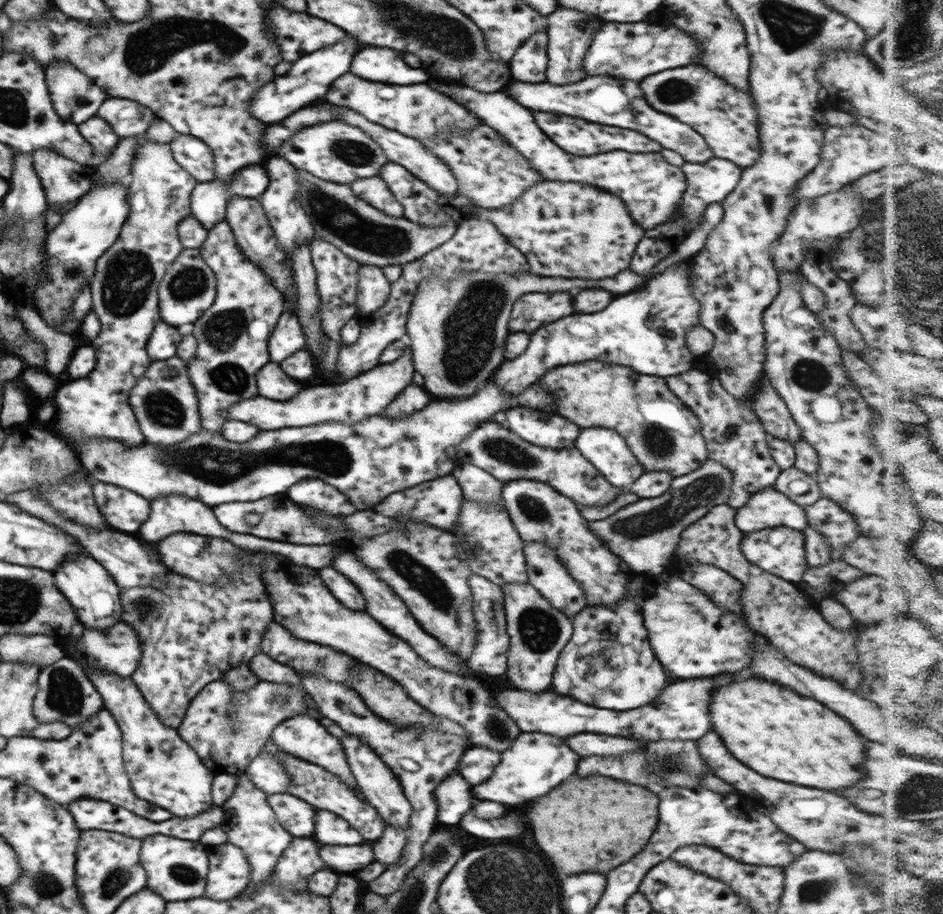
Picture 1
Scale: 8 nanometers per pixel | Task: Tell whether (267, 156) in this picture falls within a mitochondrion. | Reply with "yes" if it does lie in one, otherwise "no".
no

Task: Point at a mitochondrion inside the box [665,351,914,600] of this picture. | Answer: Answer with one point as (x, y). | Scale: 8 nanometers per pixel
(810, 375)

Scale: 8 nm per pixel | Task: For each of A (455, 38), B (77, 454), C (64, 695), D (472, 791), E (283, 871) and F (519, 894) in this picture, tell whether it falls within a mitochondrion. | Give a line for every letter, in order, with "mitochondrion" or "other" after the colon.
A: mitochondrion
B: other
C: mitochondrion
D: other
E: other
F: mitochondrion

